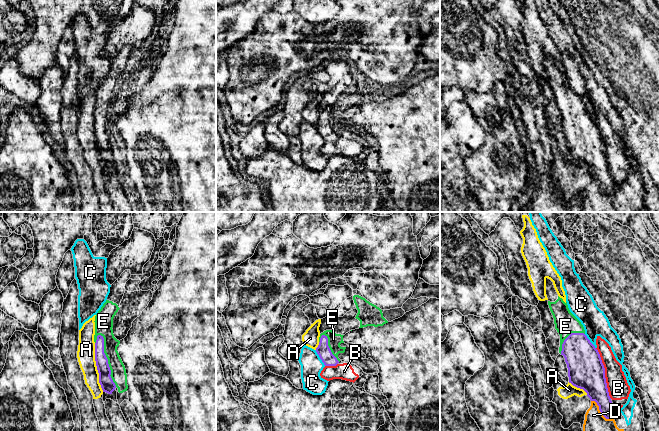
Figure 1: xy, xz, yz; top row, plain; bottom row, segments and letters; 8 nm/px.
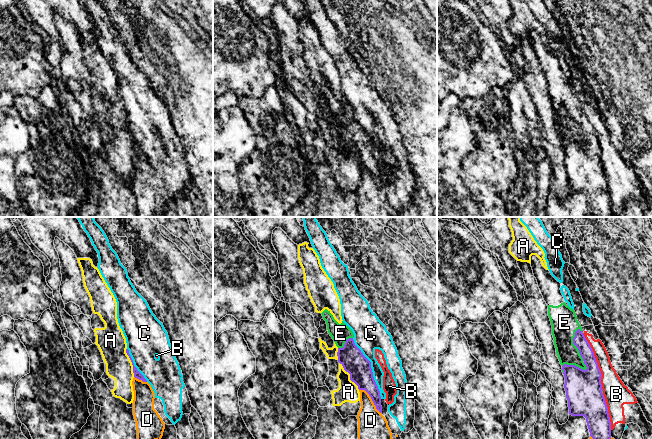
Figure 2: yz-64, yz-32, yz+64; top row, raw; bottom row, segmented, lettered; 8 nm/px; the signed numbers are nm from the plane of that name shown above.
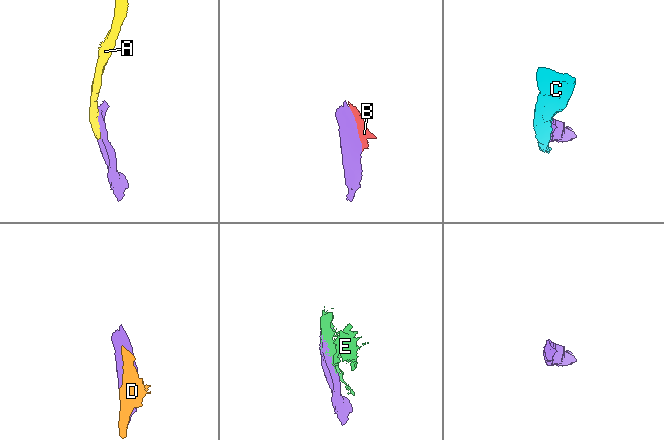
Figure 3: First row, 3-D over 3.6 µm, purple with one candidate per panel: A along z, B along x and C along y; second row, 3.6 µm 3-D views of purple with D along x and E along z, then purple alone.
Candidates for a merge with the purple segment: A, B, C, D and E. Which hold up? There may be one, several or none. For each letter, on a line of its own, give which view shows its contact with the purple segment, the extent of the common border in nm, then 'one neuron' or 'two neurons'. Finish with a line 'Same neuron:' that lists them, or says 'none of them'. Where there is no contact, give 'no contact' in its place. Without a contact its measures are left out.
A: xy | 400 nm | two neurons
B: yz | 420 nm | two neurons
C: xz | 150 nm | two neurons
D: yz | 240 nm | two neurons
E: xy | 440 nm | one neuron
Same neuron: E

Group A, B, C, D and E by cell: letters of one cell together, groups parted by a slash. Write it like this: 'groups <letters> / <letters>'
groups A / B / C D / E

